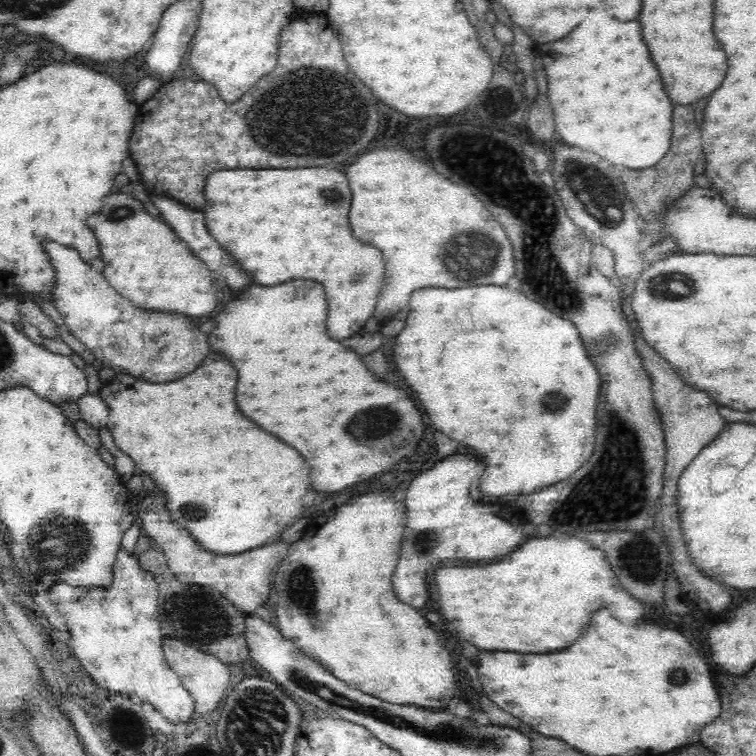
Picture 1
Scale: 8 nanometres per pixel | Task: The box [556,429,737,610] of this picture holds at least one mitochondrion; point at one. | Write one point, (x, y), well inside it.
(639, 572)

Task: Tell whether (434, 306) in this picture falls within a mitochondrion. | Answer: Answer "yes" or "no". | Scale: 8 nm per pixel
no

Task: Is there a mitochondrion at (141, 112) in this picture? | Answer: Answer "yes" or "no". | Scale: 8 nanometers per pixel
no

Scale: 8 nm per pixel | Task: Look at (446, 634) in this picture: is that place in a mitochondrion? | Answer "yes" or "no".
no

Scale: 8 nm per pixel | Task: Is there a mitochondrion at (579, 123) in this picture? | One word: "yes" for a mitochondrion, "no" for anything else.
no

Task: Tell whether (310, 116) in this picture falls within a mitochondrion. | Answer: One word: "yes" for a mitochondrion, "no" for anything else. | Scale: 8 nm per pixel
yes

